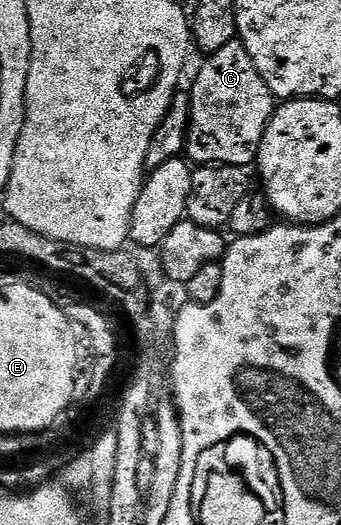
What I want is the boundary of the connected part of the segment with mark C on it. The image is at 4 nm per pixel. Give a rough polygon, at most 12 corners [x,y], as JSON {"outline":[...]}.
{"outline":[[241,40],[188,88],[185,155],[253,165],[276,97]]}

